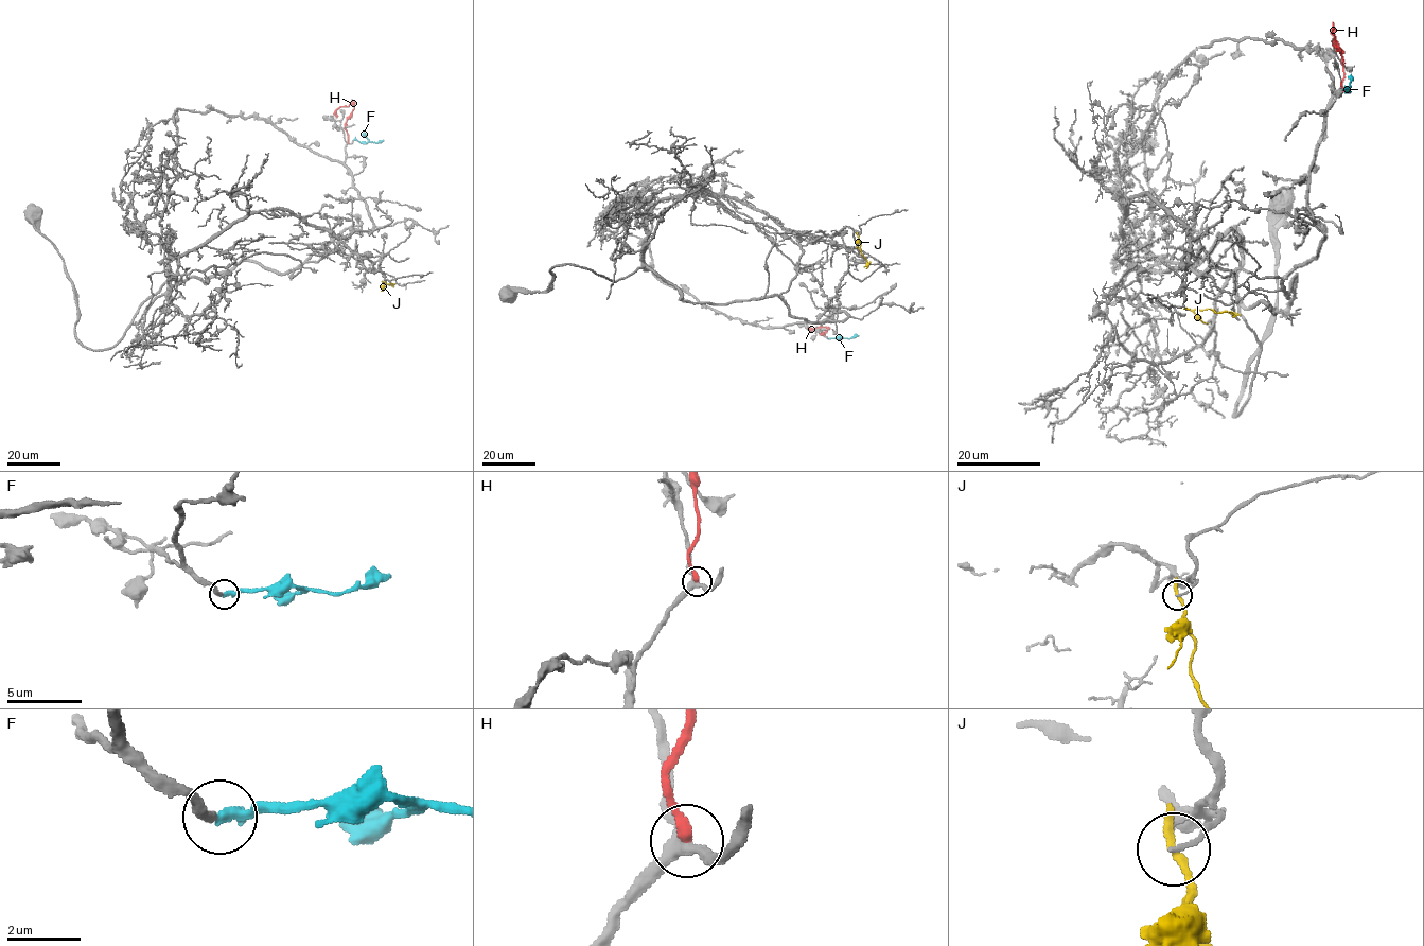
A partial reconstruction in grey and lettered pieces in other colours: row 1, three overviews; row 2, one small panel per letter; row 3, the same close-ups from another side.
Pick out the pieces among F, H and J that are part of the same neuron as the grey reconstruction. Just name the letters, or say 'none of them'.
F

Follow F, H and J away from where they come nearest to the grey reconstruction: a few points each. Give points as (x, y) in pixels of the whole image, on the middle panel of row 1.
F: (828, 338), (859, 335)
H: (823, 334), (820, 334), (829, 328), (811, 330)
J: (857, 235), (867, 262), (866, 268)

